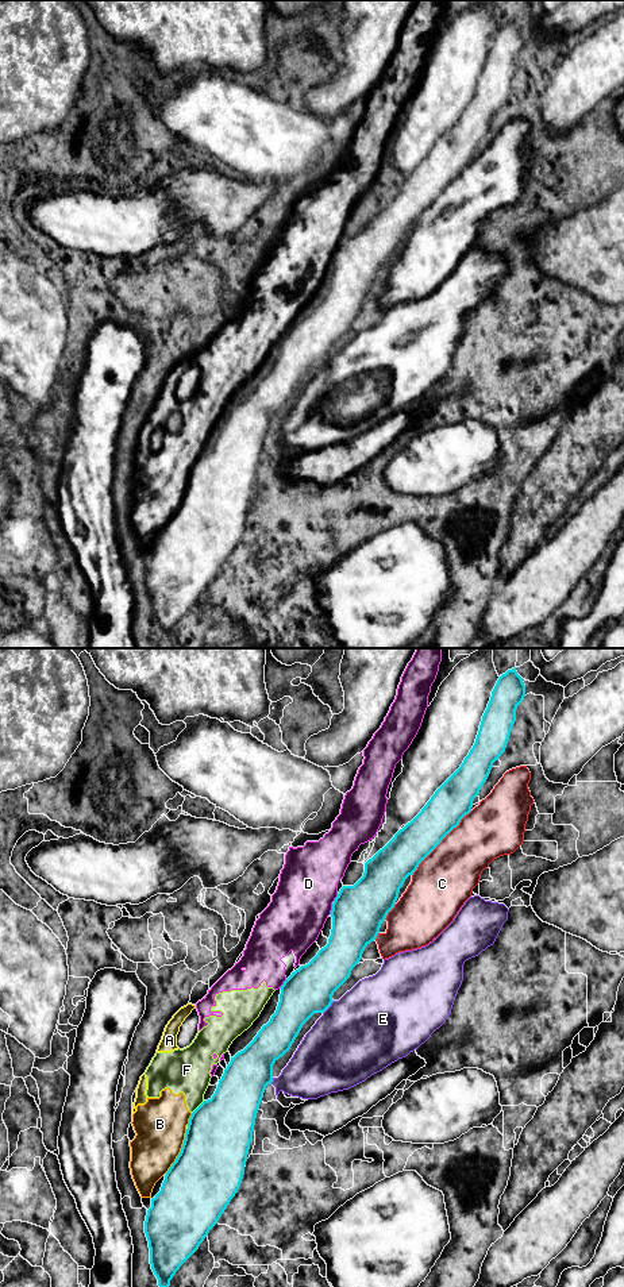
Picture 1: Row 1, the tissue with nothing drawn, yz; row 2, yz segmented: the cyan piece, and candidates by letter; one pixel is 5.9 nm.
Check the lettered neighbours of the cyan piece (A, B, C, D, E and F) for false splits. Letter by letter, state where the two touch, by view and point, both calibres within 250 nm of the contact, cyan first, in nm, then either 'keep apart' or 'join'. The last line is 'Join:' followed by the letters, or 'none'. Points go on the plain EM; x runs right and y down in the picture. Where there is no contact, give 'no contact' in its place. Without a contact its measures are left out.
A: yz (188, 480) | 400/20 nm | keep apart
B: yz (181, 503) | 420/300 nm | keep apart
C: yz (440, 193) | 220/360 nm | keep apart
D: yz (332, 261) | 320/360 nm | keep apart
E: yz (328, 358) | 280/480 nm | keep apart
F: yz (197, 459) | 380/260 nm | keep apart
Join: none

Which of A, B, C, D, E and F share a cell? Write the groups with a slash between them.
A B D F / C / E

